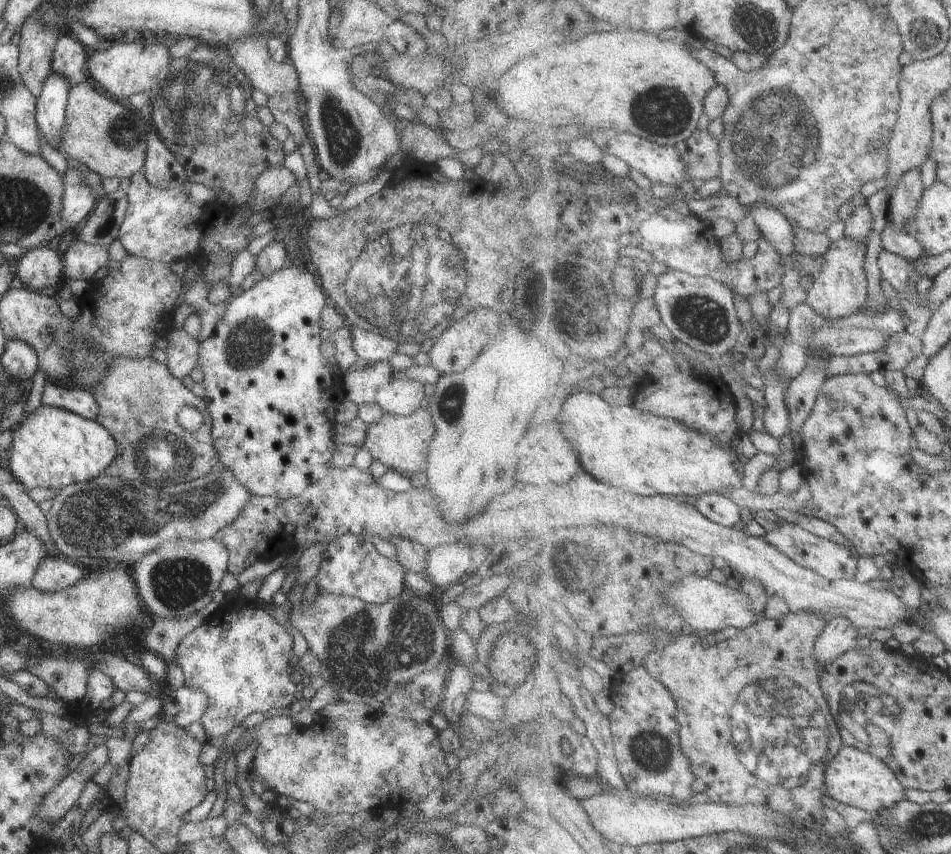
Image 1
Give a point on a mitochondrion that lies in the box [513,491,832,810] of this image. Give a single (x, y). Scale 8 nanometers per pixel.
(654, 751)

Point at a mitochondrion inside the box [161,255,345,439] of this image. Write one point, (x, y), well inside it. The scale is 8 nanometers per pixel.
(245, 339)

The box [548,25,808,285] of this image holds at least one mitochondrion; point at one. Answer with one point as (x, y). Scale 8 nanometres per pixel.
(664, 110)

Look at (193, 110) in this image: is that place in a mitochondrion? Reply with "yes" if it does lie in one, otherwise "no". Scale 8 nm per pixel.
yes

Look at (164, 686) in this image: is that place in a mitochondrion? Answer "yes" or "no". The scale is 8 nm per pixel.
no

